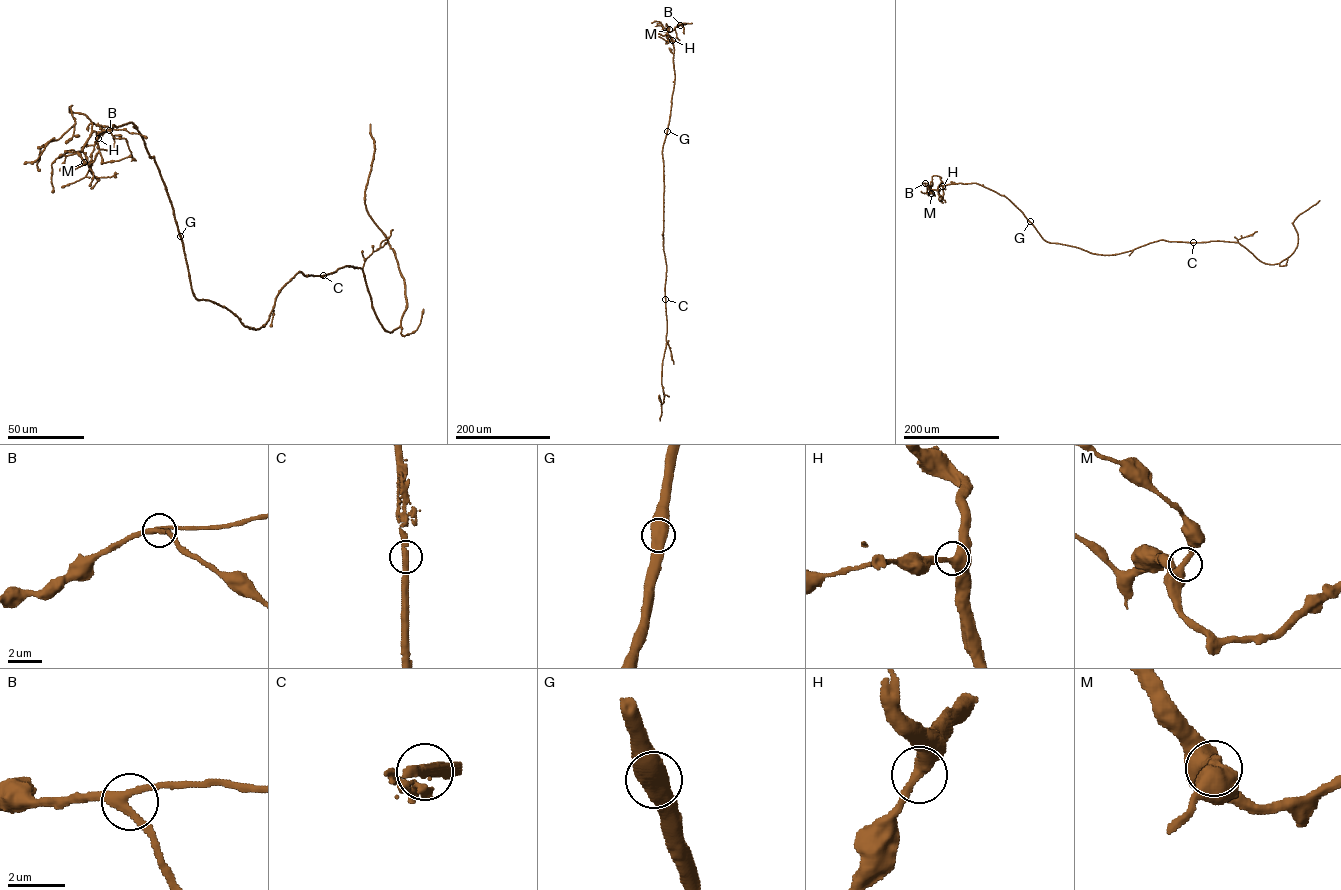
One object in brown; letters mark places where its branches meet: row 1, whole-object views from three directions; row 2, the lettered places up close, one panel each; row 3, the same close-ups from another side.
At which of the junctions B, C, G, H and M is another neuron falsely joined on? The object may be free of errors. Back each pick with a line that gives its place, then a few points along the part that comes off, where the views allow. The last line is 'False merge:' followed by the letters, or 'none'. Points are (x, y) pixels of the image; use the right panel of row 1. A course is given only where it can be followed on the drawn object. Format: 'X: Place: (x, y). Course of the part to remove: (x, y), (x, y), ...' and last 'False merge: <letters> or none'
False merge: none

